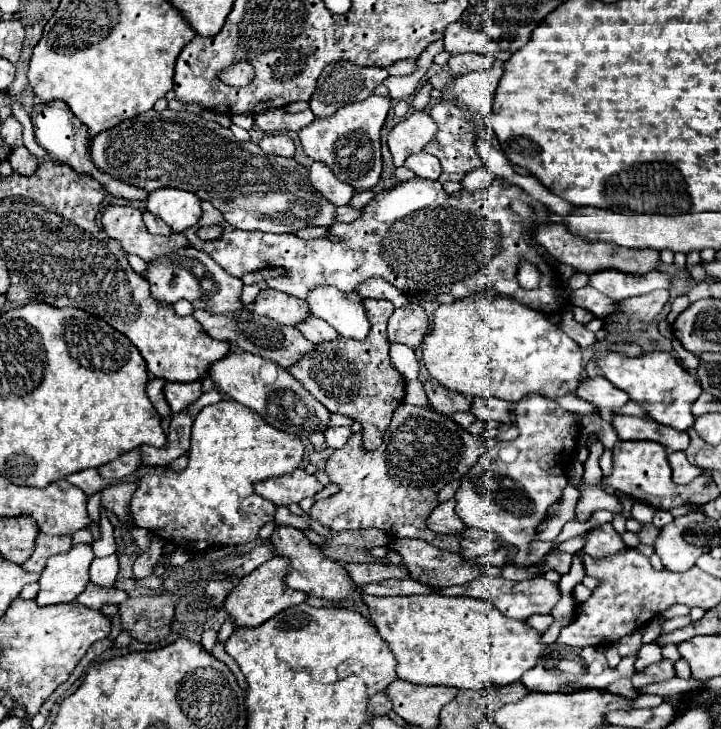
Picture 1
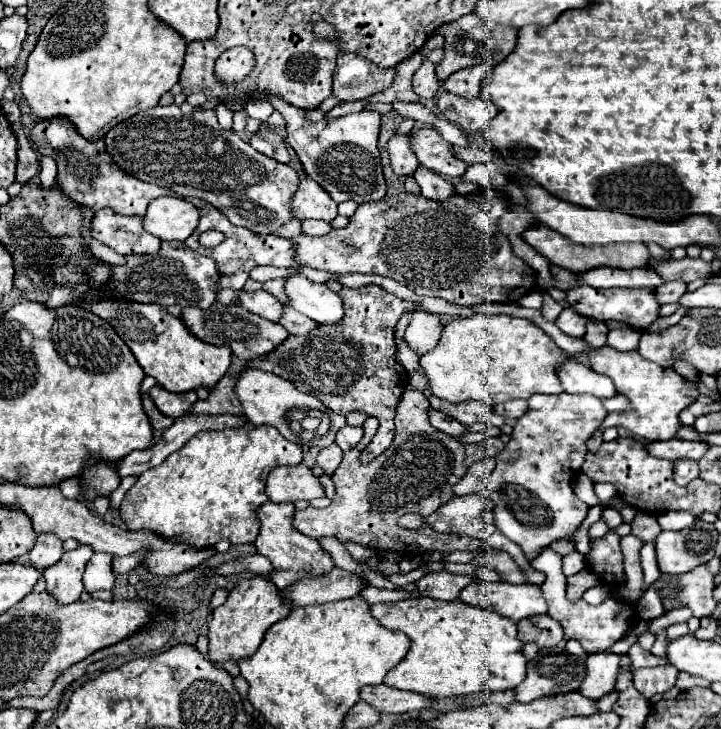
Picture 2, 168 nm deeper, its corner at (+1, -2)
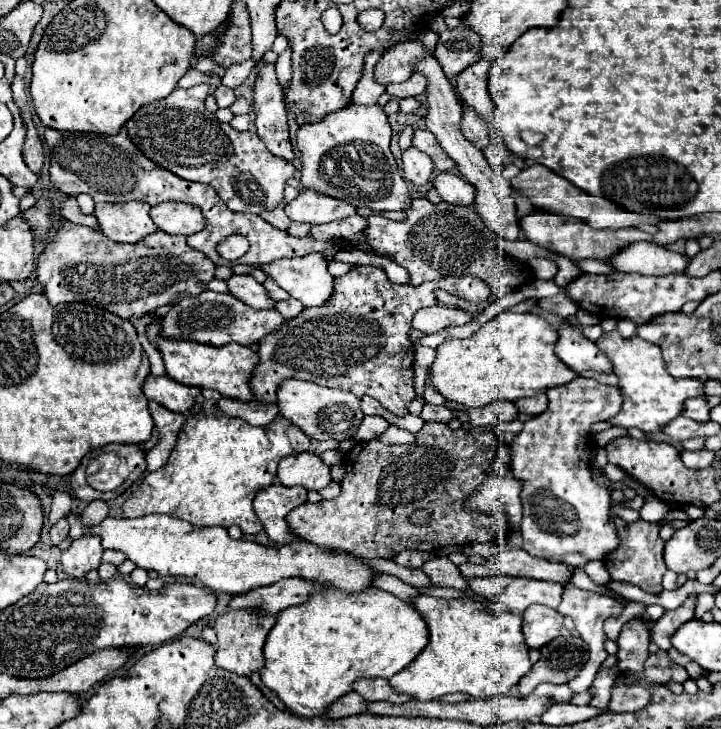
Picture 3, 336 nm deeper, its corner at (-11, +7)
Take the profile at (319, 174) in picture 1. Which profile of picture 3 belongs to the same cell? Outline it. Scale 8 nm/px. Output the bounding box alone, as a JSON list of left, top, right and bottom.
[286,190,356,226]

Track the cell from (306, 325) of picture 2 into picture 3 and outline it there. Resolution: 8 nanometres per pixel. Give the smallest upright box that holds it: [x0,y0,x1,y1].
[274,298,304,320]

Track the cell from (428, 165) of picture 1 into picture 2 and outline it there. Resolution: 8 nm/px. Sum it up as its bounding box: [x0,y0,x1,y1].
[412,167,454,199]

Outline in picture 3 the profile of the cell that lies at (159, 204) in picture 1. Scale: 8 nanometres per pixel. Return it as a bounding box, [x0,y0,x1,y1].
[150,202,204,236]

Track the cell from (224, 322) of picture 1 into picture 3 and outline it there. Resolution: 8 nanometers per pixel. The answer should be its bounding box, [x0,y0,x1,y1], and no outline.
[160,290,284,346]

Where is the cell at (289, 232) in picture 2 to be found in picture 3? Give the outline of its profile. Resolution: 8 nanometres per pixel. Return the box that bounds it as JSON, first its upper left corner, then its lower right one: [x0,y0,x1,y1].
[260,206,290,230]

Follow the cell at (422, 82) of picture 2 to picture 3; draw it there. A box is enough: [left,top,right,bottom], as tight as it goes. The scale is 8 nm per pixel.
[385,74,426,100]

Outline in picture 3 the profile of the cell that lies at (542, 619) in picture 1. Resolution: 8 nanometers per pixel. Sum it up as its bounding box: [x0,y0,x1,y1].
[522,606,564,648]

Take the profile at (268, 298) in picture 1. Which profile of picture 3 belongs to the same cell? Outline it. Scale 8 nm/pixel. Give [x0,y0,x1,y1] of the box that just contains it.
[228,276,274,308]

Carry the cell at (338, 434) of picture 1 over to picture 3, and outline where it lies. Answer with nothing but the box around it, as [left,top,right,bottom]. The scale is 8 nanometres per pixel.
[354,416,390,442]

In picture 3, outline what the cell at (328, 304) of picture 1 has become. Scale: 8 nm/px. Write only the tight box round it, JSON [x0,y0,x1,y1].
[262,252,334,306]

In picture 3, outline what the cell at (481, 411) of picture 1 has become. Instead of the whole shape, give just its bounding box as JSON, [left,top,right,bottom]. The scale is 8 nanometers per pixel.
[516,392,548,416]

